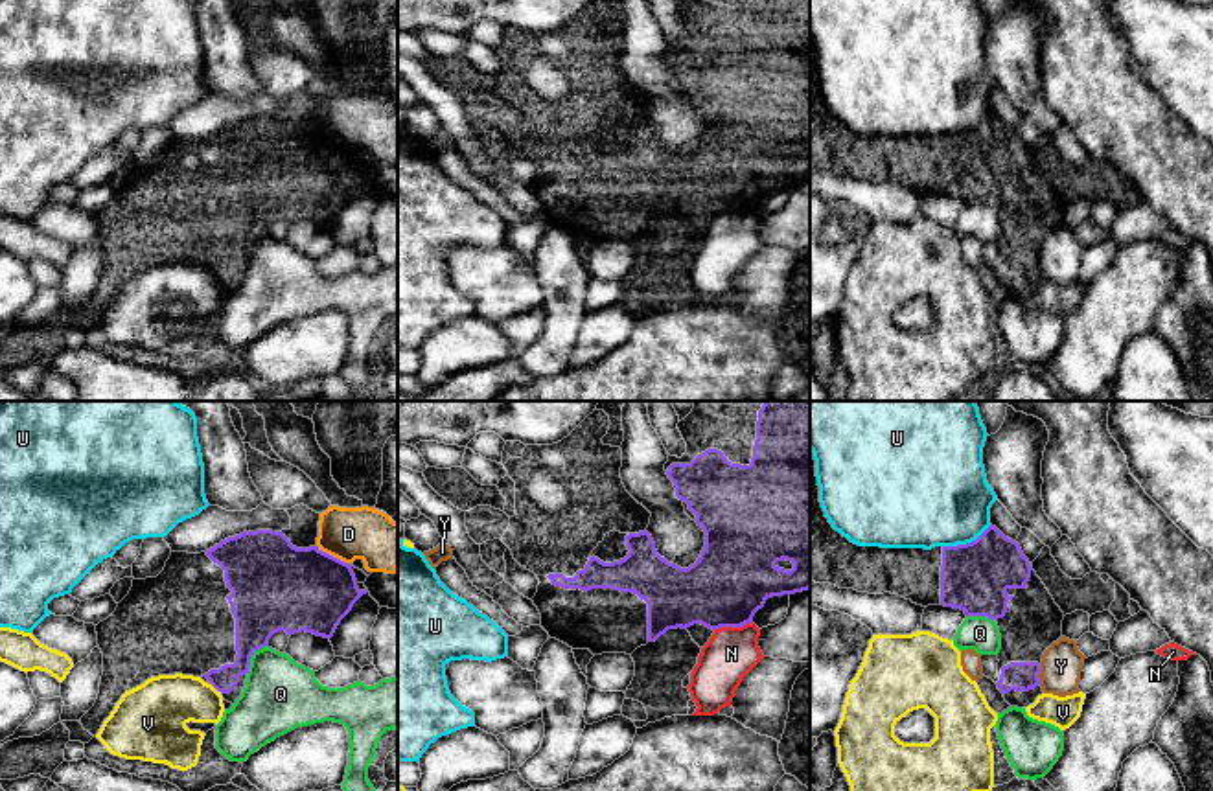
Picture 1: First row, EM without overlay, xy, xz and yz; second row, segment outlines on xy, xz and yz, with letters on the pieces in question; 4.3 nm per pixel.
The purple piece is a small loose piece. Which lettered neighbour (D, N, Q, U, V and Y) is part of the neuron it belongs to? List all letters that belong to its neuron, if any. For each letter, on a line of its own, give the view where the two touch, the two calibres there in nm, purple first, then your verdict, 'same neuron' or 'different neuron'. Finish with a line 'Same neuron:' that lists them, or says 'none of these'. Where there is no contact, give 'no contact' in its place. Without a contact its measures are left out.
D: xy | 380/240 nm | different neuron
N: xz | 360/220 nm | different neuron
Q: xy | 300/320 nm | different neuron
U: yz | 300/440 nm | different neuron
V: xy | 110/260 nm | different neuron
Y: yz | 130/180 nm | different neuron
Same neuron: none of these

